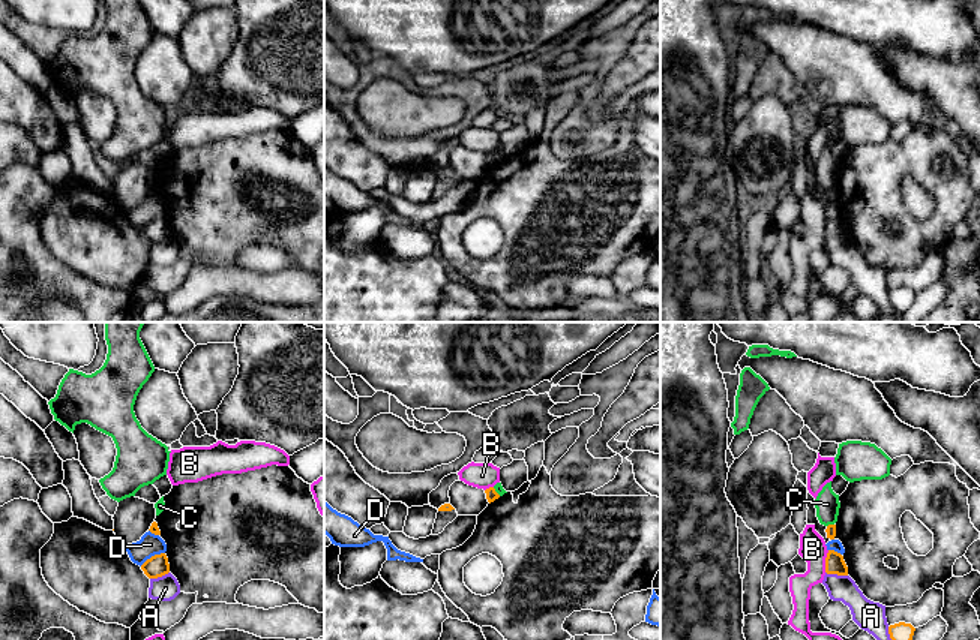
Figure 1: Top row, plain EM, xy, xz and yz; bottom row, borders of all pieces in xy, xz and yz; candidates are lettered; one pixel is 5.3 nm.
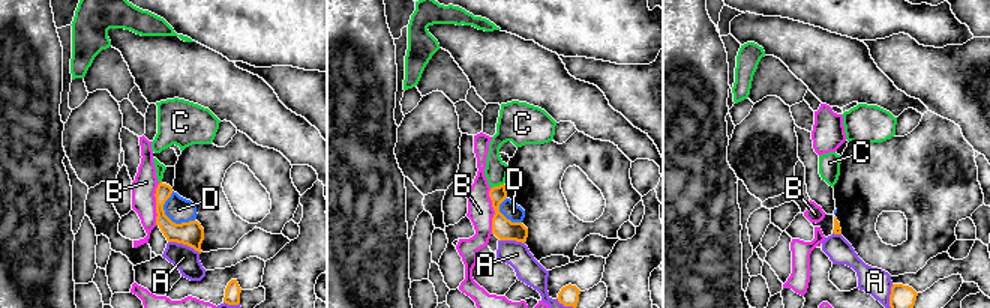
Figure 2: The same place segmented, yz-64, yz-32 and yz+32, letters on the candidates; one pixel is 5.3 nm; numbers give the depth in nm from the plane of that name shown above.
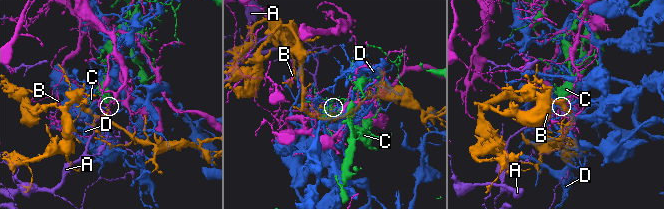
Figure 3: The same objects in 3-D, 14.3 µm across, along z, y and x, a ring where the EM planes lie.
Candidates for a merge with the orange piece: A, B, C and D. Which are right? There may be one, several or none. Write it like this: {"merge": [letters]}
{"merge": []}

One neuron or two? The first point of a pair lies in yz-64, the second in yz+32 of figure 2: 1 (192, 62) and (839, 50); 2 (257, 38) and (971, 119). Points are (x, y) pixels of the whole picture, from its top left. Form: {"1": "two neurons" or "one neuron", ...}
{"1": "one neuron", "2": "two neurons"}

